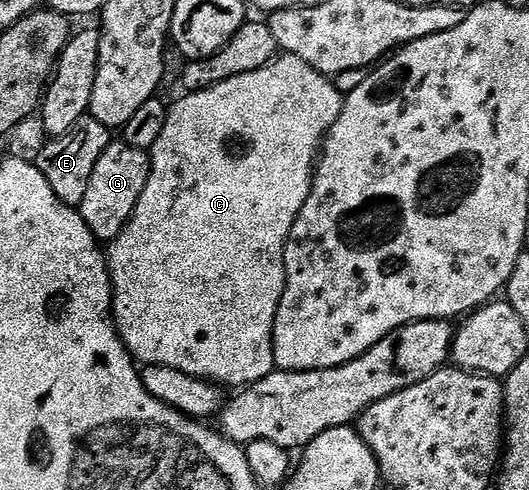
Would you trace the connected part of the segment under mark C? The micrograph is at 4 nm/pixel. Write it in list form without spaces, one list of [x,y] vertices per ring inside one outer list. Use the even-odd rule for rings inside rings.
[[[283,53],[277,54],[276,58],[262,69],[254,69],[254,73],[242,73],[238,77],[230,77],[230,81],[222,81],[201,91],[189,91],[181,96],[176,104],[173,102],[169,106],[166,125],[162,128],[158,141],[154,141],[152,146],[150,152],[152,164],[146,189],[142,189],[142,197],[138,197],[138,205],[134,205],[134,213],[122,229],[122,233],[118,233],[118,237],[111,240],[106,247],[108,276],[112,279],[112,322],[116,325],[120,340],[126,345],[126,349],[137,364],[166,365],[170,369],[182,369],[182,373],[190,373],[194,377],[223,385],[225,388],[228,386],[236,387],[232,389],[247,389],[253,383],[271,375],[276,367],[272,348],[272,330],[274,317],[278,313],[280,298],[286,285],[284,264],[286,241],[290,237],[290,229],[302,205],[306,205],[306,197],[312,188],[314,164],[318,152],[324,136],[342,113],[345,96],[341,95],[329,76],[306,65],[302,57]],[[235,139],[244,142],[245,151],[241,155],[232,152],[231,143]]]

